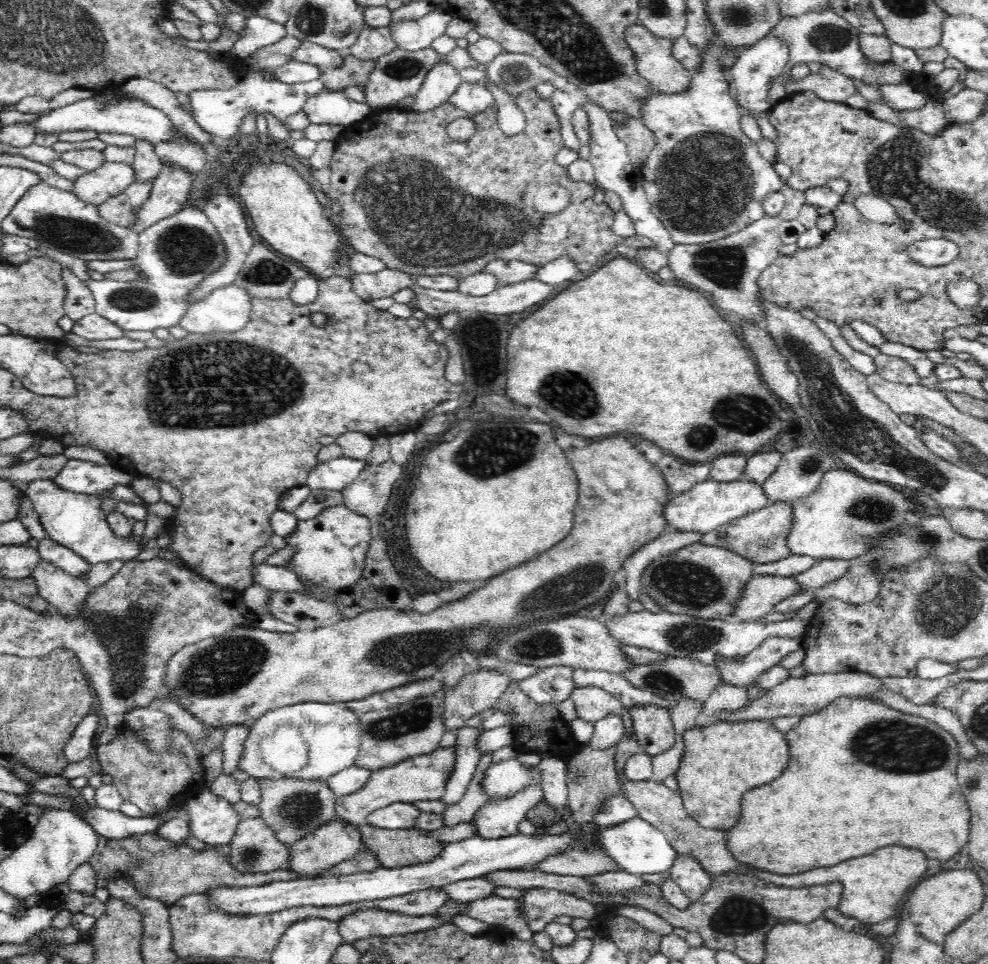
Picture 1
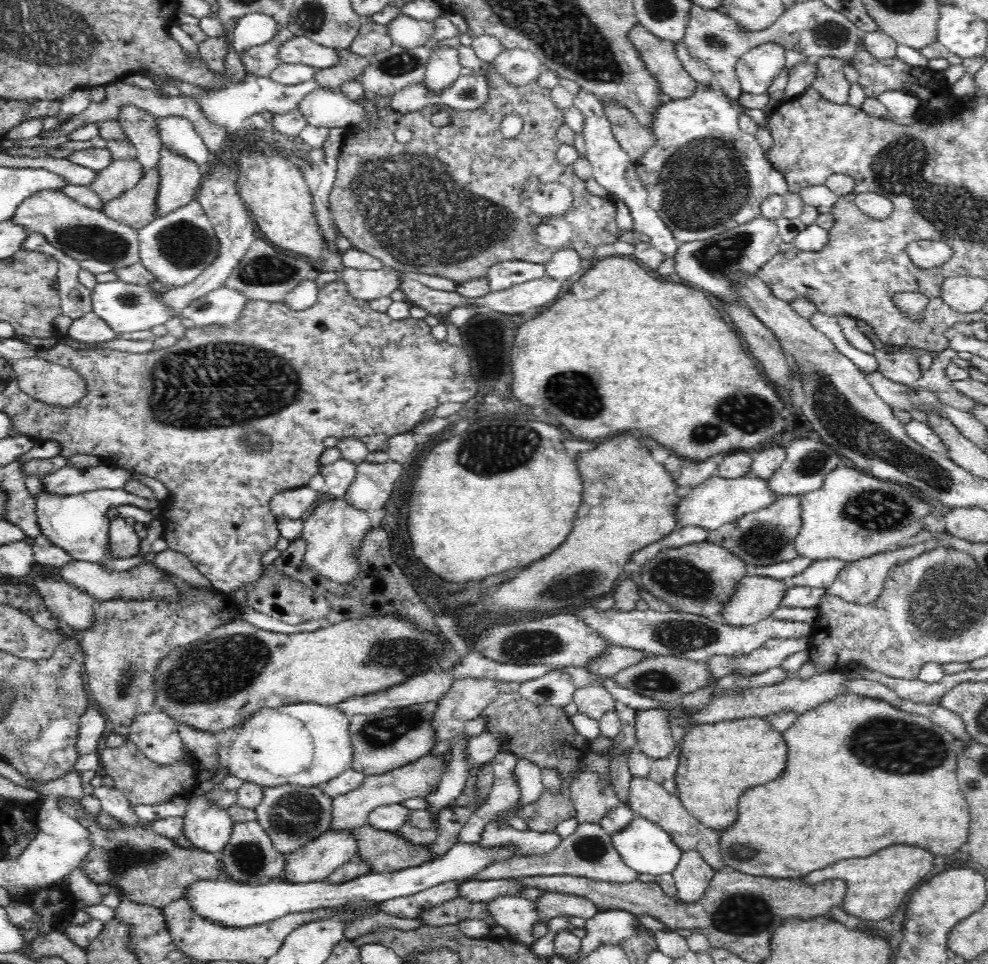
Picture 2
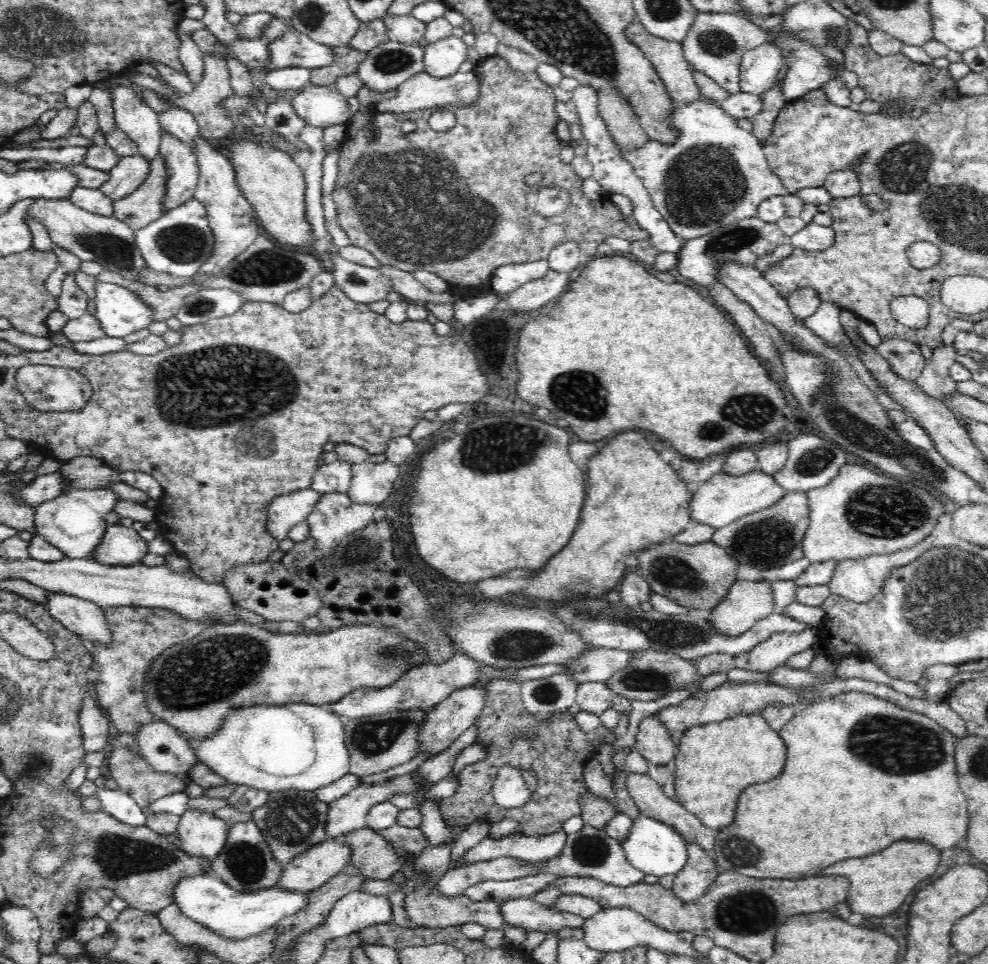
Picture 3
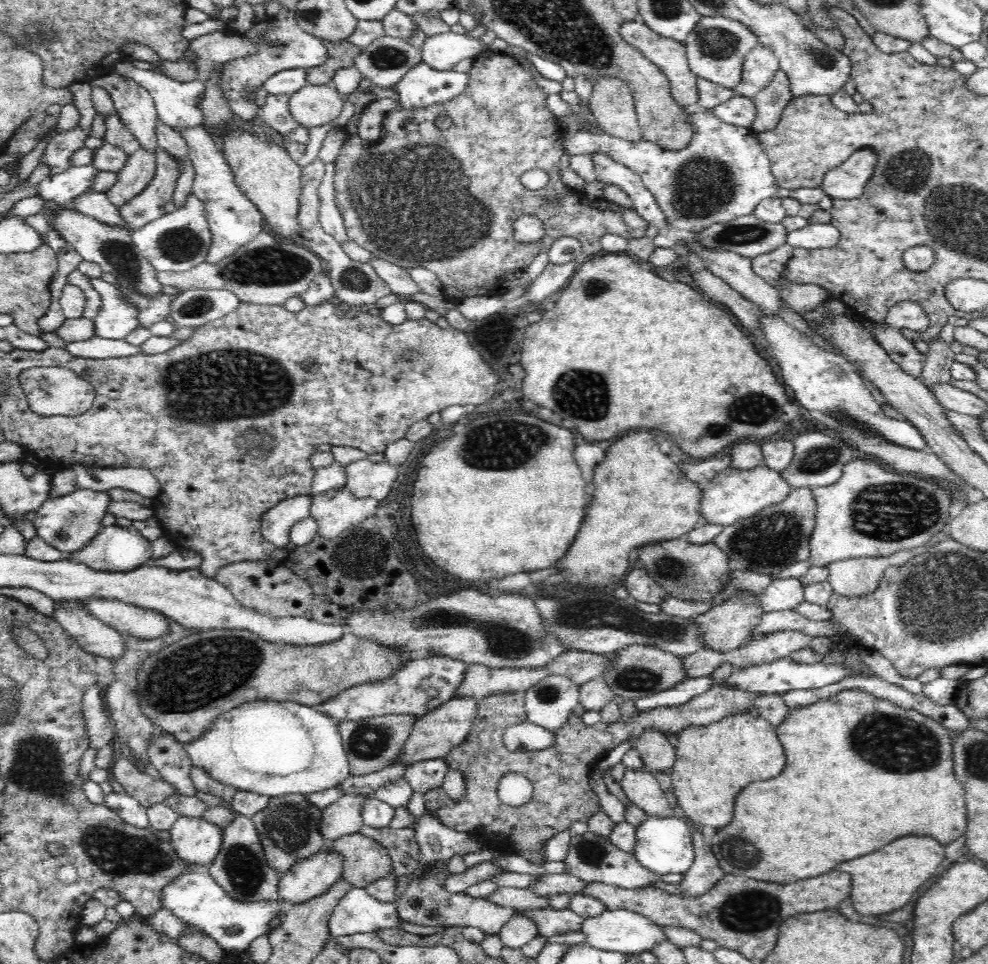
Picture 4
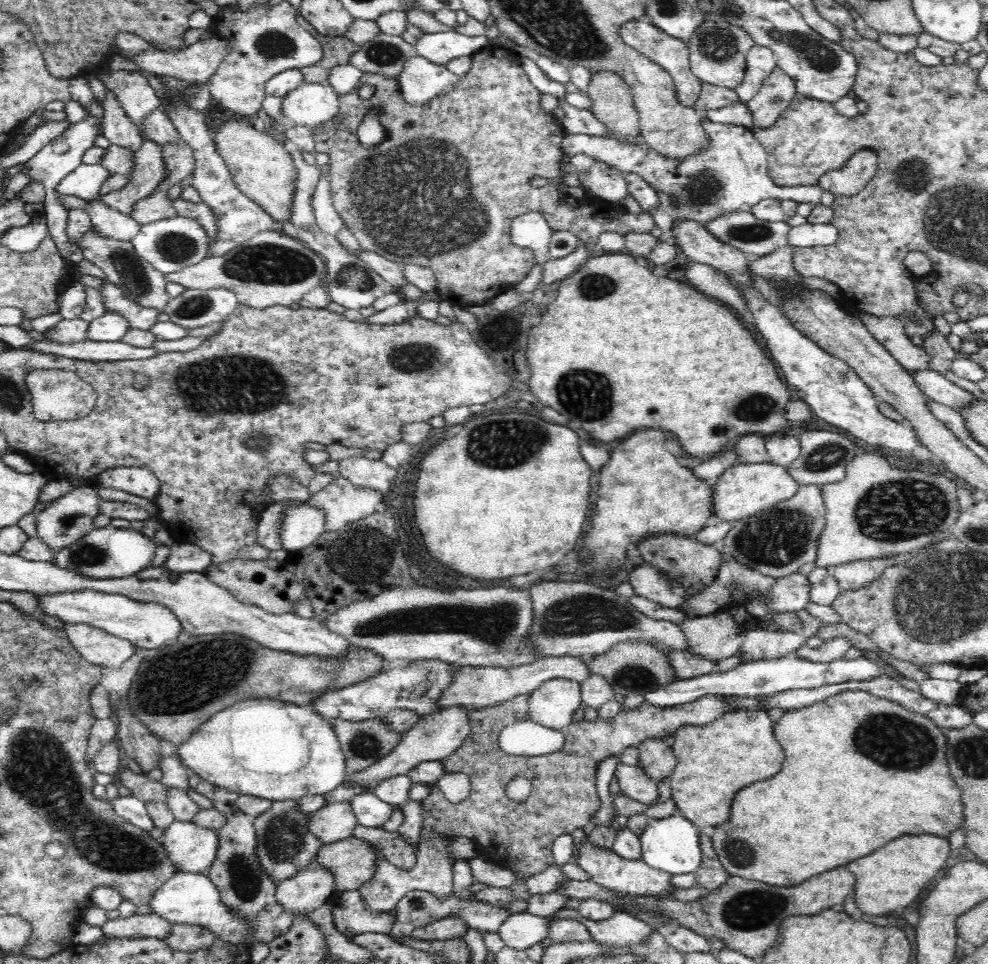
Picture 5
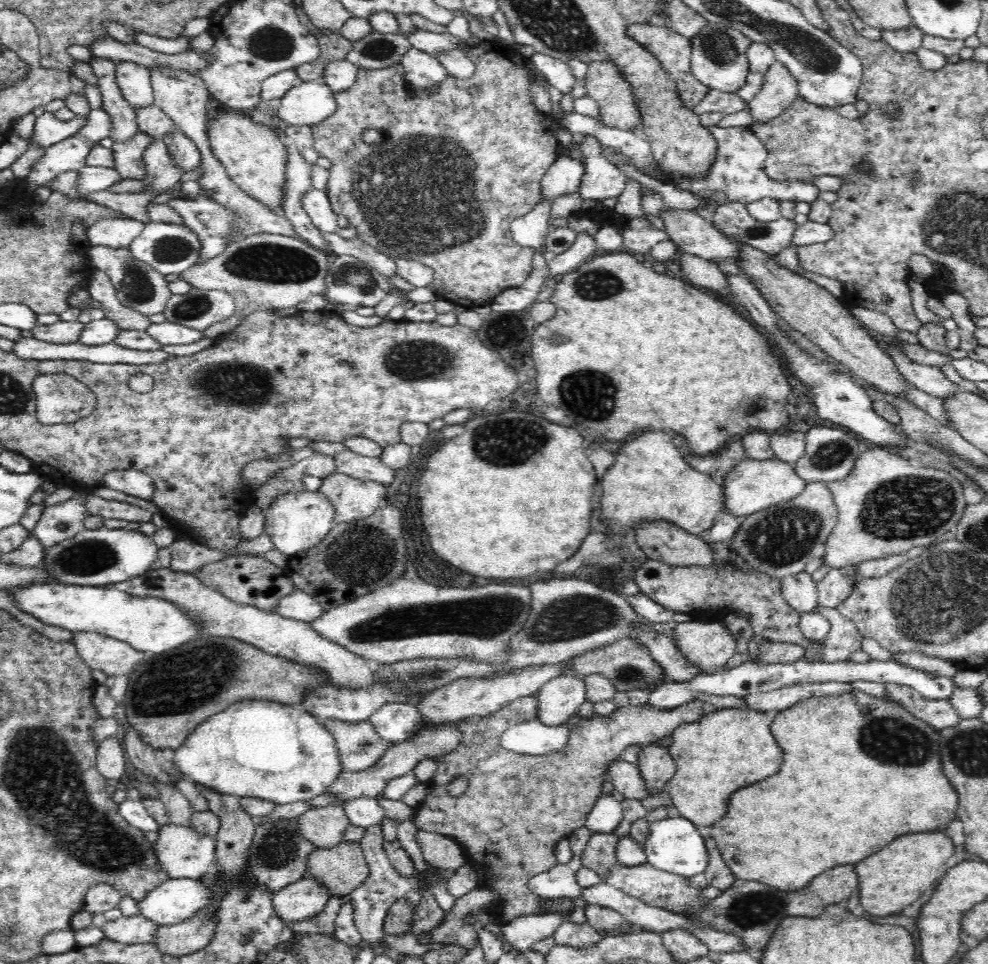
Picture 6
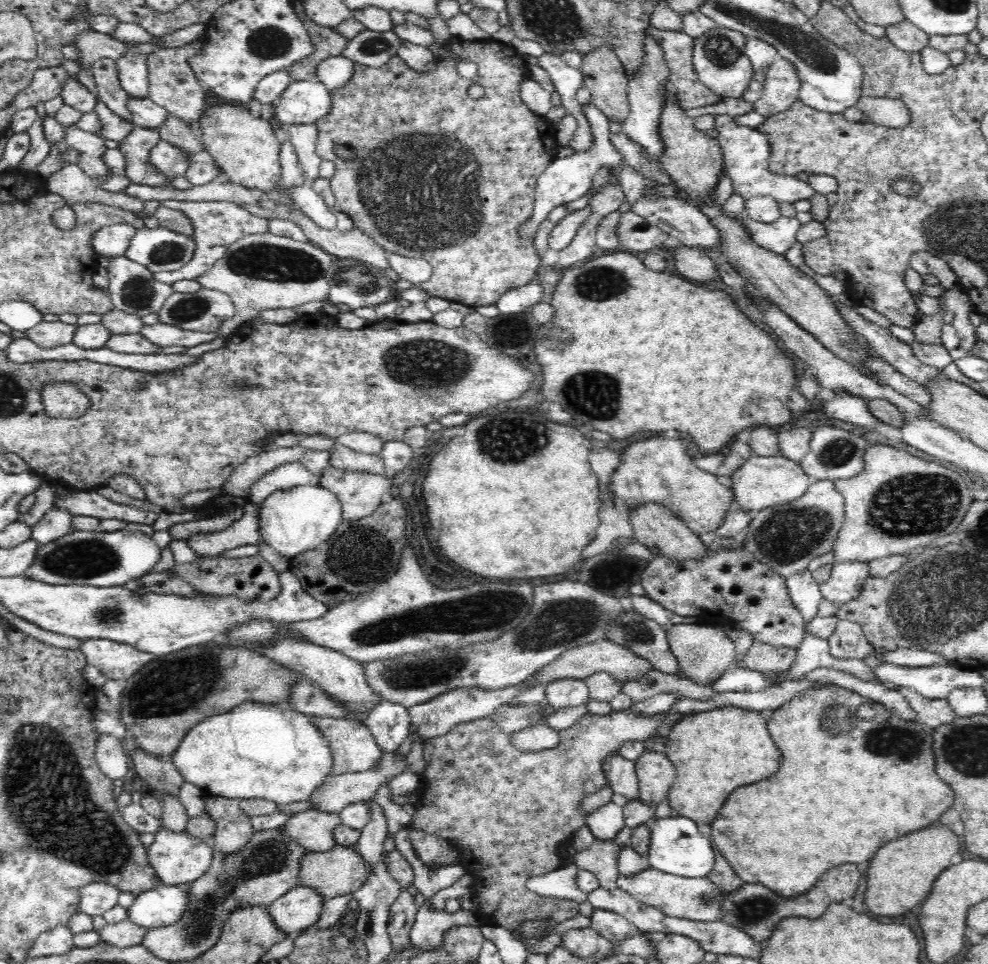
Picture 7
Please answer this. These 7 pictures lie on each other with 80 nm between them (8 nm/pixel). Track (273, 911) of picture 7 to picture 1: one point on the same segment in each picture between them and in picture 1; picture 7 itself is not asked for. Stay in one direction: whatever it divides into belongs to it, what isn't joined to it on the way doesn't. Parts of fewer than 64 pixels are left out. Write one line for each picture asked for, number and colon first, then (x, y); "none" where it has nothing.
1: (314, 855)
2: (314, 862)
3: (307, 872)
4: (310, 877)
5: (311, 888)
6: (303, 899)

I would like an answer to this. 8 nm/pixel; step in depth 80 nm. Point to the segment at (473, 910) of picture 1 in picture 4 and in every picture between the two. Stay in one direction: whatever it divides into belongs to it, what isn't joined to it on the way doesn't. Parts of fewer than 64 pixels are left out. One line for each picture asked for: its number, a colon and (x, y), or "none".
2: (518, 915)
3: (525, 913)
4: (549, 920)

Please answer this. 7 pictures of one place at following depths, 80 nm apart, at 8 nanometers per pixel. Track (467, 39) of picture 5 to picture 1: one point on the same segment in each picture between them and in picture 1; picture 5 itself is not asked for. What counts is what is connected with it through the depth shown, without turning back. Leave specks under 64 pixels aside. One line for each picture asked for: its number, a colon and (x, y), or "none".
1: (442, 81)
2: (443, 68)
3: (443, 58)
4: (442, 52)

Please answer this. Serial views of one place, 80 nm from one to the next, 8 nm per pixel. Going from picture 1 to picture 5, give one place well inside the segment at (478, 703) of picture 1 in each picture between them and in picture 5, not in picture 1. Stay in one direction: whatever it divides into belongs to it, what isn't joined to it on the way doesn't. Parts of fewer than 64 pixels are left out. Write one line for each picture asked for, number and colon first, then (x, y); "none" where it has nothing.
2: (467, 697)
3: (448, 719)
4: (434, 735)
5: (436, 735)

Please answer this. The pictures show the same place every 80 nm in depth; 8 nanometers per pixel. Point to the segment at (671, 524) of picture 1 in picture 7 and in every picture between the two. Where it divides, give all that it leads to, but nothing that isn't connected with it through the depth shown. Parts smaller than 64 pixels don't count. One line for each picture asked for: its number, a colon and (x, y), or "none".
2: (717, 501)
3: (724, 498)
4: (733, 494)
5: (744, 489)
6: (753, 485)
7: (762, 481)

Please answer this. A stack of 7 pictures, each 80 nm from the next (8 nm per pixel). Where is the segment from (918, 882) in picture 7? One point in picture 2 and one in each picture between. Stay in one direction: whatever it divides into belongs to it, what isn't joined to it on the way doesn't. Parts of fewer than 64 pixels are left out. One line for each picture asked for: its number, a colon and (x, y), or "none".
2: (876, 886)
3: (880, 883)
4: (883, 881)
5: (892, 877)
6: (894, 877)

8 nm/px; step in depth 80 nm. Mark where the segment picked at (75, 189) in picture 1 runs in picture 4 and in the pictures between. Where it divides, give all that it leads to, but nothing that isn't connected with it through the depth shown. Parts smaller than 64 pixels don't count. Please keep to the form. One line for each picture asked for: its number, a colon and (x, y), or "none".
2: (119, 176)
3: (123, 179)
4: (140, 167)

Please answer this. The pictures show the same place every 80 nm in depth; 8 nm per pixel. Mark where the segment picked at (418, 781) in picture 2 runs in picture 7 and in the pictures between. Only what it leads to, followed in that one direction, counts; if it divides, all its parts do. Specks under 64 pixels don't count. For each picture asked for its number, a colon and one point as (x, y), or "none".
3: (348, 813)
4: (344, 817)
5: (336, 821)
6: (325, 827)
7: (314, 830)

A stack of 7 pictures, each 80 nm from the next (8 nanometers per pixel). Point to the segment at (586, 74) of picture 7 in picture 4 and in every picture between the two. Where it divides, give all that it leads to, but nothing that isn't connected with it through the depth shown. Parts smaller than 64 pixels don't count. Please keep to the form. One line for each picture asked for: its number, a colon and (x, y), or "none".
4: (613, 107)
5: (612, 103)
6: (604, 83)

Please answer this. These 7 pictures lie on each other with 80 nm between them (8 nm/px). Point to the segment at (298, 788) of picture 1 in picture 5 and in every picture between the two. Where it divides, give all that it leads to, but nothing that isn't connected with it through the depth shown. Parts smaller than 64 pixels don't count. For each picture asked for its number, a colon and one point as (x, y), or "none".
2: (292, 815)
3: (292, 821)
4: (289, 828)
5: (285, 845)

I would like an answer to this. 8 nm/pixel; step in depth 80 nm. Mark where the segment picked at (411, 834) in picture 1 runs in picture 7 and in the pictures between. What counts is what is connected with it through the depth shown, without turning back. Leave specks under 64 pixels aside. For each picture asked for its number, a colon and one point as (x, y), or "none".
2: (386, 852)
3: (375, 857)
4: (365, 860)
5: (352, 861)
6: (342, 868)
7: (342, 870)

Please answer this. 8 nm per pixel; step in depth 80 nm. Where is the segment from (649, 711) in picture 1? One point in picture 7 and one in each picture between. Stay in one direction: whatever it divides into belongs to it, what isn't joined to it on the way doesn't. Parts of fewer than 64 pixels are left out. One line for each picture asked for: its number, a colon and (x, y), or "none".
2: (654, 737)
3: (654, 742)
4: (658, 755)
5: (657, 758)
6: (657, 766)
7: (656, 773)

